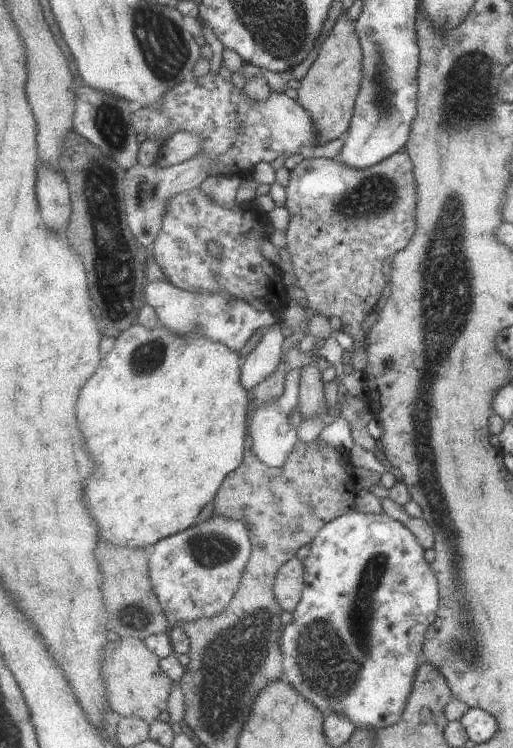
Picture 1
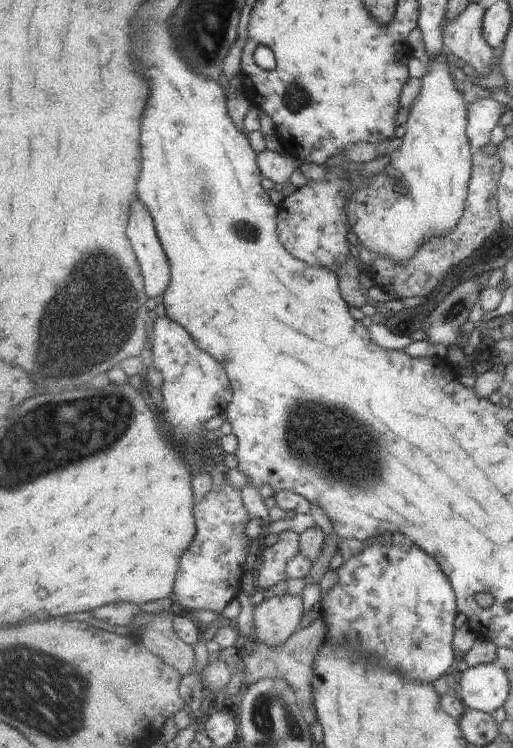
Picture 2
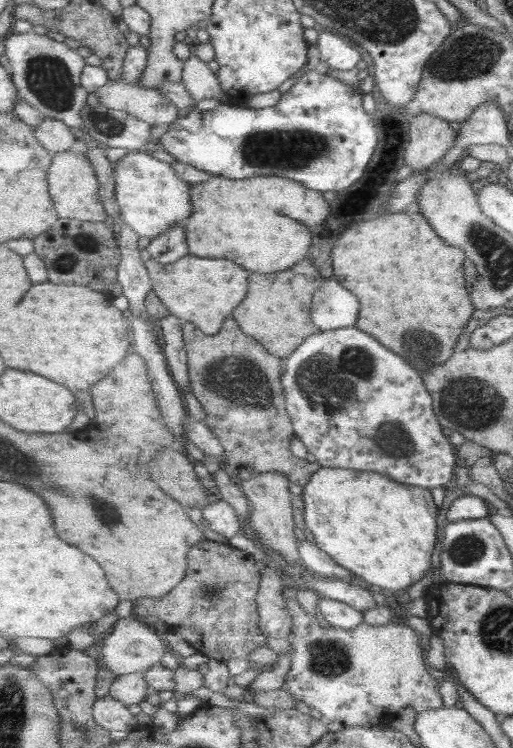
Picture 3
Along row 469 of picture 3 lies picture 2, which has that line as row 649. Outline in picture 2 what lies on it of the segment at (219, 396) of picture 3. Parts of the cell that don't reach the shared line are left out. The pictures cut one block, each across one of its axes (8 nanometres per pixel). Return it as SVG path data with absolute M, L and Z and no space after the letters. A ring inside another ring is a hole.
M318 618L313 620L304 629L298 630L295 635L289 639L287 644L283 646L277 646L277 648L269 648L267 644L263 644L257 636L255 636L255 629L253 626L252 635L249 636L251 640L250 645L246 648L243 646L243 636L239 636L237 644L231 648L223 649L218 656L218 659L227 662L229 670L235 672L237 670L243 670L242 683L246 683L247 687L251 683L257 683L259 680L265 678L285 678L291 686L293 686L293 692L297 698L297 704L300 706L306 721L309 724L313 724L317 721L317 713L315 705L313 704L313 664L319 650L321 650L321 644L325 642L325 636L328 626L323 619Z

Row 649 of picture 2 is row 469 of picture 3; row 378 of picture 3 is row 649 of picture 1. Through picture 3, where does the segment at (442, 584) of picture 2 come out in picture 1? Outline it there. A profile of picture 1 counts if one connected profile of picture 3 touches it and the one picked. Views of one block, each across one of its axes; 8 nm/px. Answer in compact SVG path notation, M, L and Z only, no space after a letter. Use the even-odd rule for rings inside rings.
M381 513L349 514L328 522L310 545L310 553L302 561L304 568L303 594L296 611L292 613L294 619L285 627L282 636L282 651L285 653L285 676L287 682L314 704L327 718L332 714L340 714L348 718L357 728L389 728L403 718L403 710L407 706L408 698L412 695L414 680L419 669L419 654L424 649L426 632L439 618L439 580L434 570L431 570L425 549L419 544L413 532L401 522Z

